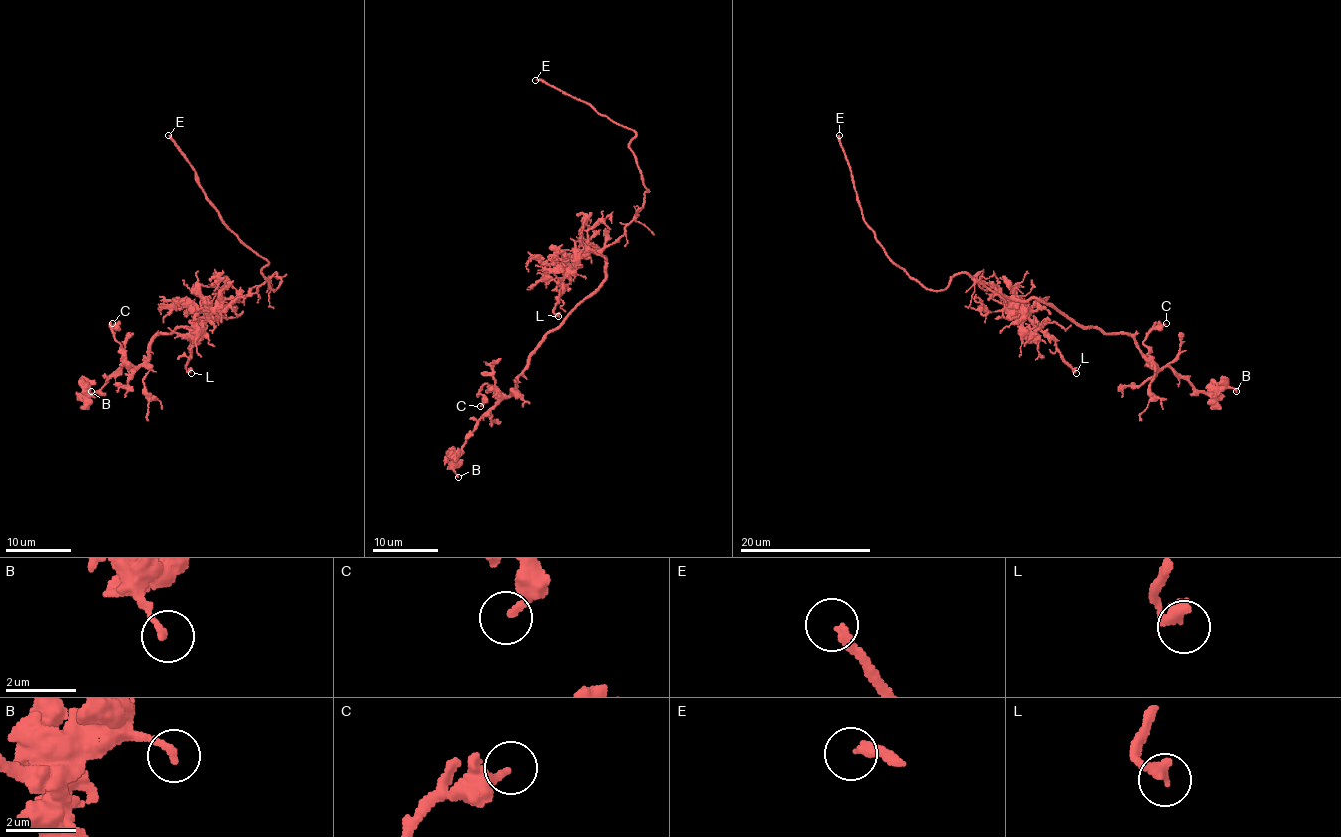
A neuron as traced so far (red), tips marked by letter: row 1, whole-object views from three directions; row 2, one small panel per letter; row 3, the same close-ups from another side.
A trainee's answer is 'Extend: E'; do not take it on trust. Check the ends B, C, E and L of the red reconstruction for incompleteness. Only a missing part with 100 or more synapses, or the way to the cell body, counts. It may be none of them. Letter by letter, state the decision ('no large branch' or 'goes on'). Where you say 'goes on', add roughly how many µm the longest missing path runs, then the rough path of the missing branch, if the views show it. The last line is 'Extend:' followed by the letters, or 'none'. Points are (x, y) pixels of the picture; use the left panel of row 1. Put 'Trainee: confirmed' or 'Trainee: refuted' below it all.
B: no large branch
C: no large branch
E: goes on; about 20 µm are missing; missing branch runs (168, 135), (163, 115), (151, 94), (150, 73), (140, 41), (140, 30), (150, 17)
L: no large branch
Extend: E
Trainee: confirmed

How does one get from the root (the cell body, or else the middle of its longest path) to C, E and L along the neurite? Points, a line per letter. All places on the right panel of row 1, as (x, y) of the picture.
C: (1002, 296), (1041, 299), (1084, 327), (1128, 333), (1153, 366), (1143, 341), (1166, 323)
E: (1002, 296), (966, 273), (956, 273), (944, 289), (931, 291), (898, 268), (862, 218), (839, 135)
L: (1002, 296), (1007, 296), (1017, 310), (1023, 312), (1054, 341), (1061, 358), (1076, 373)

